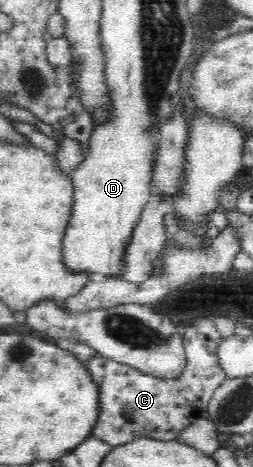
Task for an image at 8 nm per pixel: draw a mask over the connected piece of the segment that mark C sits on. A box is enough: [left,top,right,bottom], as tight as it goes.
[86,318,226,447]

